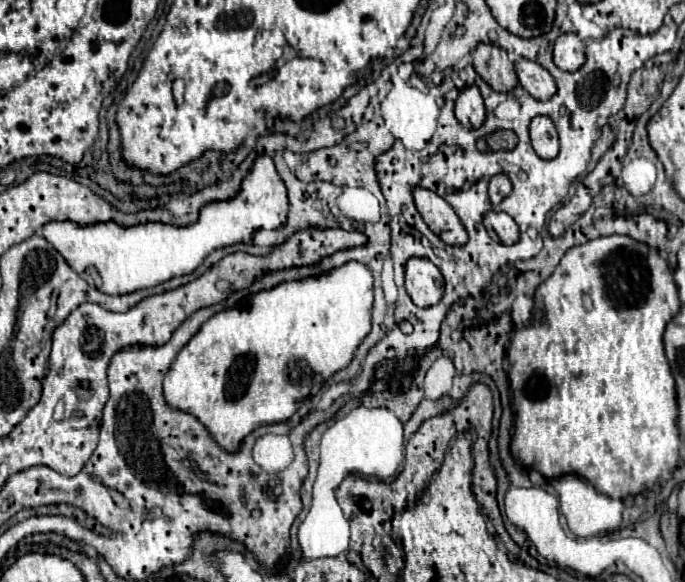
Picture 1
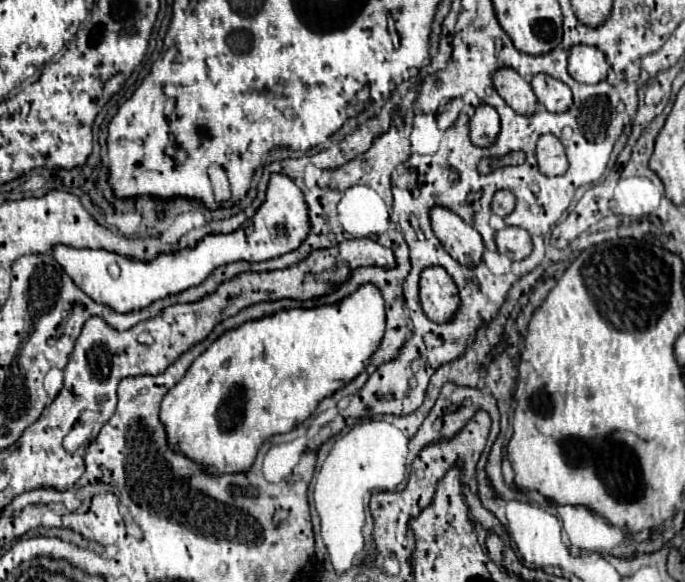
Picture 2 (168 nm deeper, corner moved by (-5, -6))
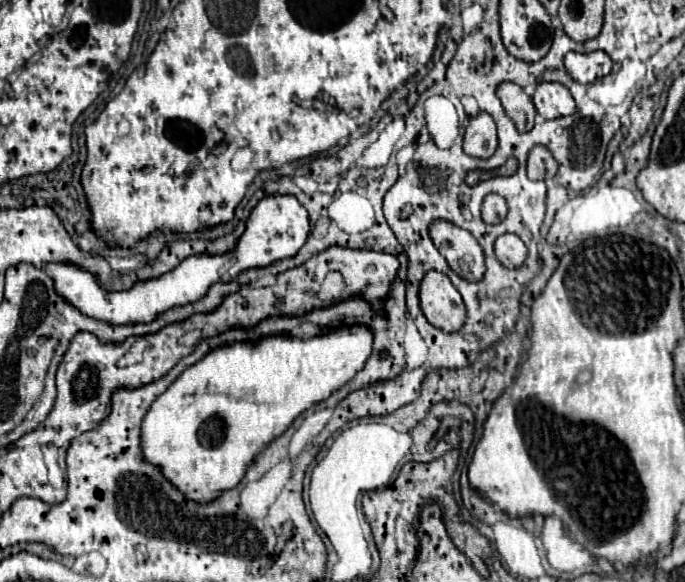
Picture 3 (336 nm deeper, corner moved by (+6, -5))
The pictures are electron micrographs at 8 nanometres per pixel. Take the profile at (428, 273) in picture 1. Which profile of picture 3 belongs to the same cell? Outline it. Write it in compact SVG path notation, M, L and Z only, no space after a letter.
M430 271L424 275L420 283L420 305L426 319L446 333L460 331L466 321L464 301L444 273Z

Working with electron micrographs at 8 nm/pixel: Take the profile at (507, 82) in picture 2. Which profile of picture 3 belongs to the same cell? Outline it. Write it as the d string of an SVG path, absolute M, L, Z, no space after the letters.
M502 83L498 87L498 97L506 109L506 115L514 121L514 125L520 133L526 133L534 127L536 107L534 107L532 99L524 93L522 87L518 87L514 83Z

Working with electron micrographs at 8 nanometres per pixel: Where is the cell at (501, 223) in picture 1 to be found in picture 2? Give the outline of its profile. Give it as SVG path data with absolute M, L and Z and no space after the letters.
M505 226L495 234L495 242L497 250L501 254L507 254L511 260L523 260L533 250L529 234L519 226Z

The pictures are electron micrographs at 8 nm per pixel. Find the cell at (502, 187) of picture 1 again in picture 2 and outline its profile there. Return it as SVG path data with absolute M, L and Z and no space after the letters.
M497 190L495 196L493 196L491 208L493 208L493 212L497 216L503 218L503 216L507 216L507 214L513 212L513 208L515 208L515 196L509 190Z

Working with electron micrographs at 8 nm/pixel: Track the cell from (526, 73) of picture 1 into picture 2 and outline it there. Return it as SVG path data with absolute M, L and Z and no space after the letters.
M535 74L531 80L531 88L533 88L537 100L549 112L565 112L573 104L569 86L549 74Z

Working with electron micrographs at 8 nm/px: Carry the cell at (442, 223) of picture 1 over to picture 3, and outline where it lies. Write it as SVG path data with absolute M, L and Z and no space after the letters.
M434 221L430 227L430 237L456 275L466 281L480 281L484 277L484 251L466 229L460 229L448 221Z

